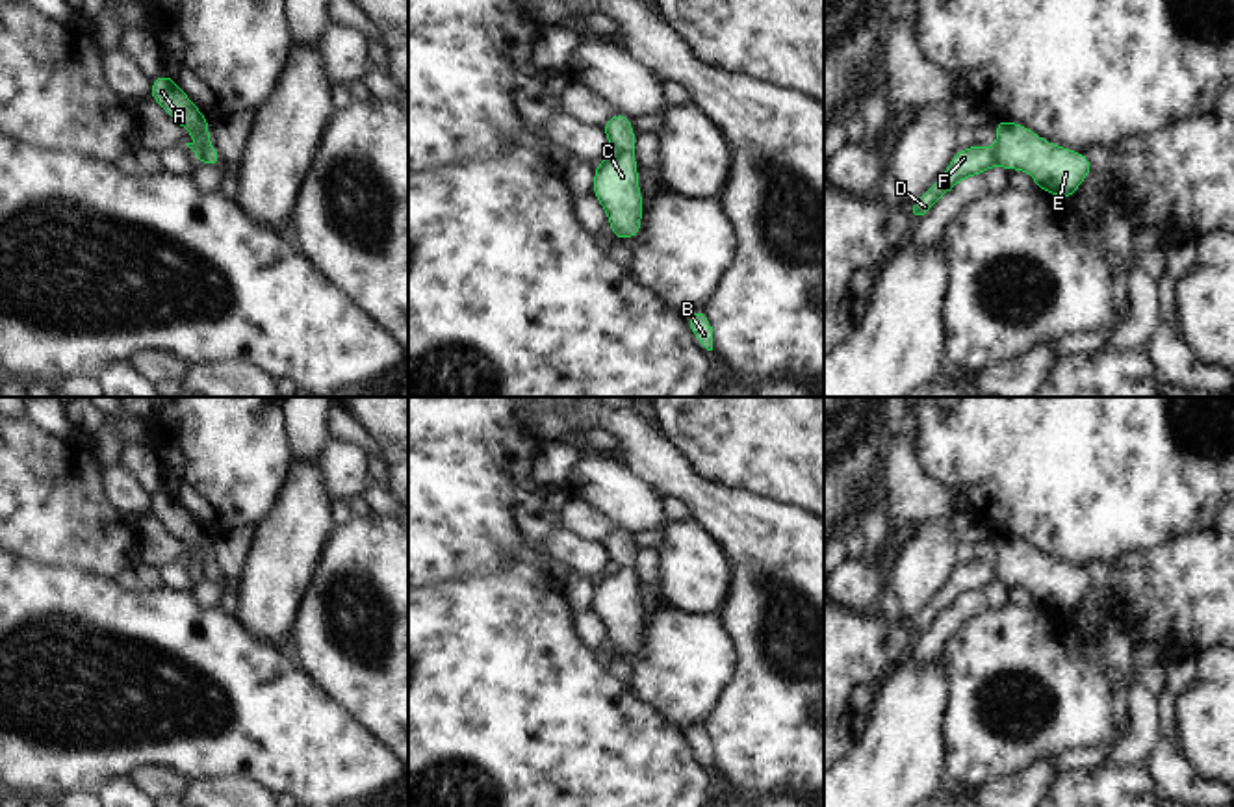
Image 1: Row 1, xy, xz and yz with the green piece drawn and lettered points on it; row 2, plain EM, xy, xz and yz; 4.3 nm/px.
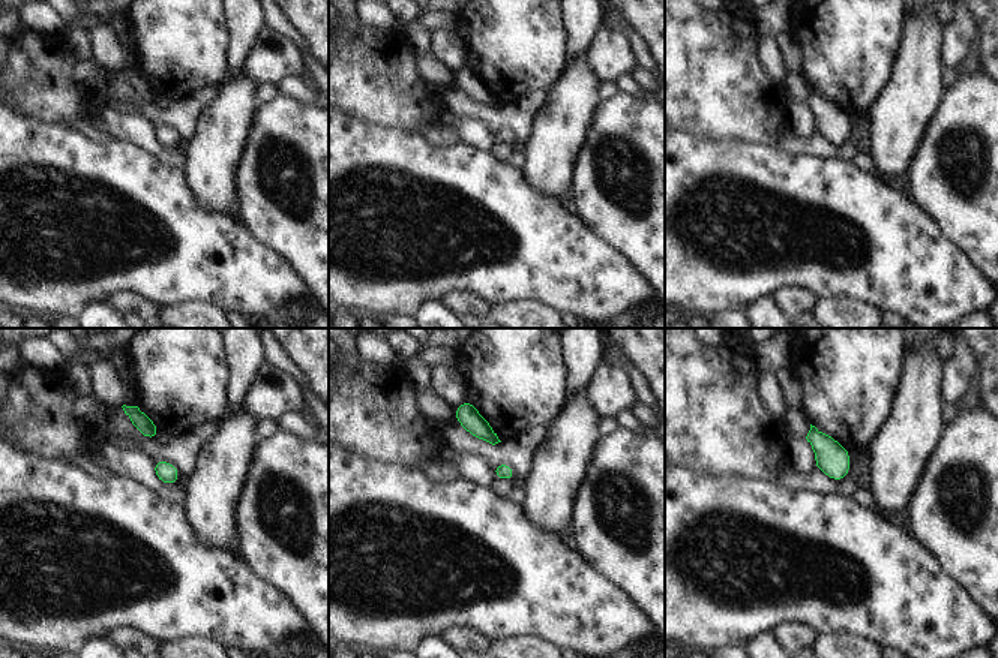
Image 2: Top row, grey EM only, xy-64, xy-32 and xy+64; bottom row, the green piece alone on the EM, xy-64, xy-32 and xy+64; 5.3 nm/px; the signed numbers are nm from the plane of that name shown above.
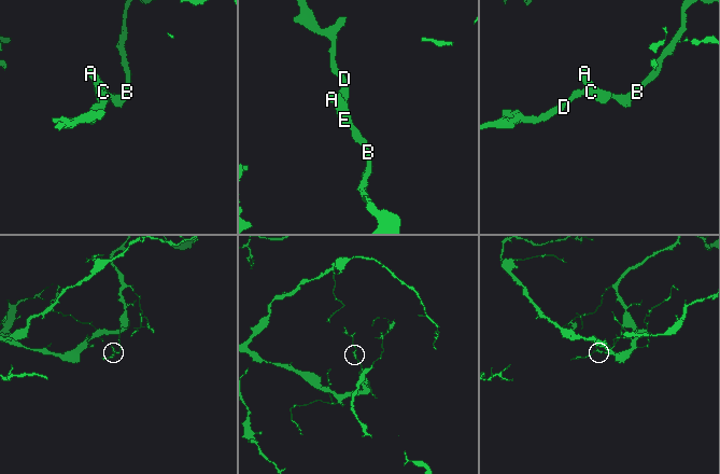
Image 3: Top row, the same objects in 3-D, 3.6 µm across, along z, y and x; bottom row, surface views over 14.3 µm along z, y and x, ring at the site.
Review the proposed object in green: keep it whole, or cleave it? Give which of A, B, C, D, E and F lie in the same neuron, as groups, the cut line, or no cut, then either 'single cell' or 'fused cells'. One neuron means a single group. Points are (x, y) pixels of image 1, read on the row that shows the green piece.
groups A B C D E F; cut none; single cell

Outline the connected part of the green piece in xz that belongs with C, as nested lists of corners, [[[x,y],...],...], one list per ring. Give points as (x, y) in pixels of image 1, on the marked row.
[[[614,113],[601,130],[614,152],[594,167],[592,193],[609,217],[616,243],[622,243],[623,237],[636,237],[642,232],[644,204],[635,161],[636,134],[625,113]]]

